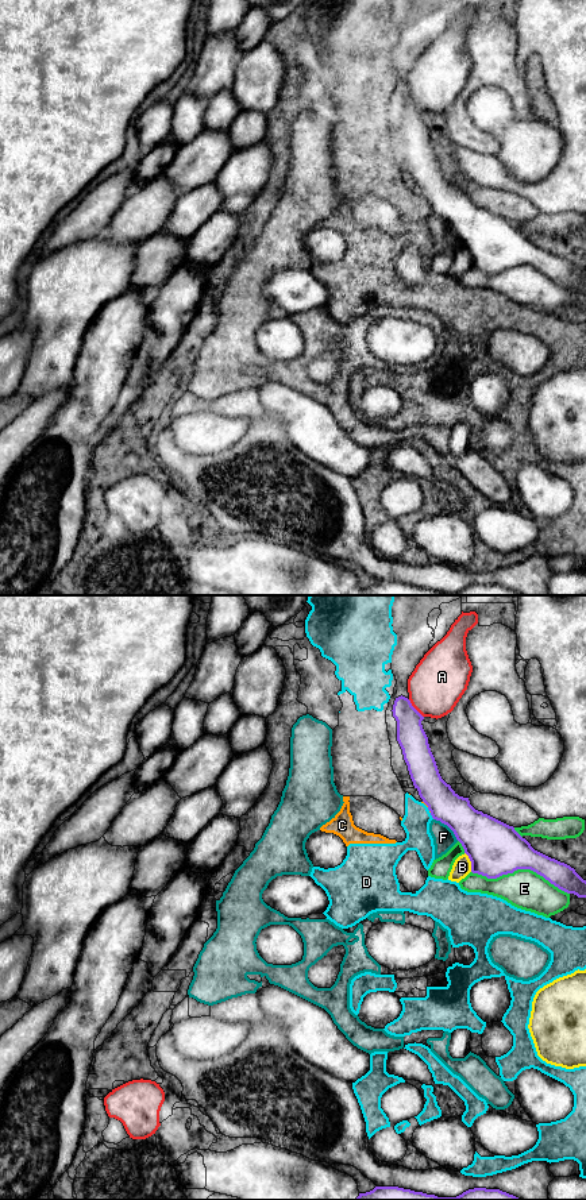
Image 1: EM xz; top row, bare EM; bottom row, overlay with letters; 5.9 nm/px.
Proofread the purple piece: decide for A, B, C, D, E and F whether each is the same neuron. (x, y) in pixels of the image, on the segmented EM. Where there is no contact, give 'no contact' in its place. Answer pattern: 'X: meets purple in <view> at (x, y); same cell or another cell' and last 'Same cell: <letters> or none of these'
A: meets purple in xz at (415, 709); another cell
B: meets purple in xz at (470, 860); another cell
C: meets purple in xz at (425, 803); another cell
D: meets purple in xz at (431, 814); another cell
E: meets purple in xz at (520, 868); another cell
F: meets purple in xz at (447, 825); another cell
Same cell: none of these

